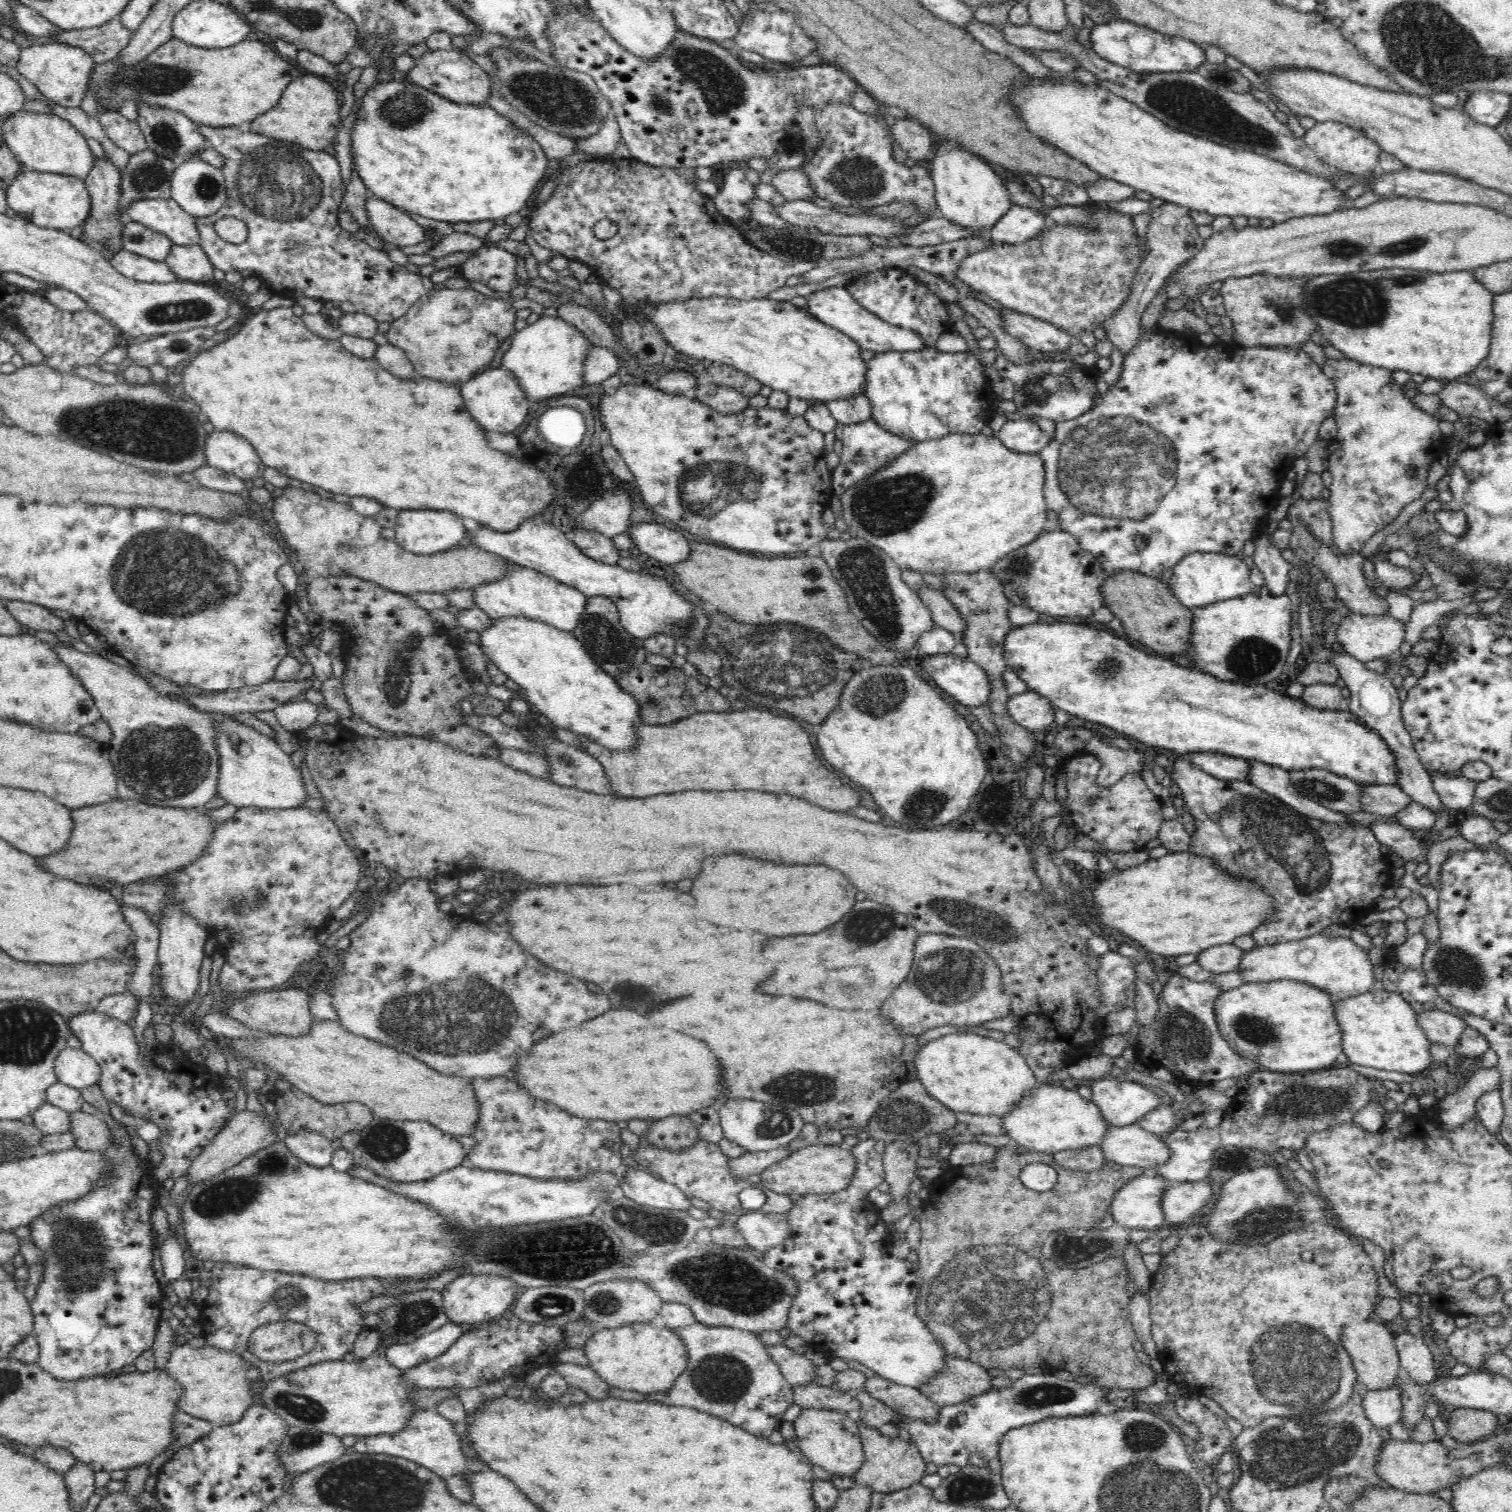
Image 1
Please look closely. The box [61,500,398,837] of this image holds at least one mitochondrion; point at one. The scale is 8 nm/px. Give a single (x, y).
(168, 572)

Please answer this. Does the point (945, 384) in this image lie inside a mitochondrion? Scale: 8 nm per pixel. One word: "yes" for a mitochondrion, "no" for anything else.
no

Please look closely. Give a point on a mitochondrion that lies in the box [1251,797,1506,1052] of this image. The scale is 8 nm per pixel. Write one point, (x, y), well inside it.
(1457, 968)

